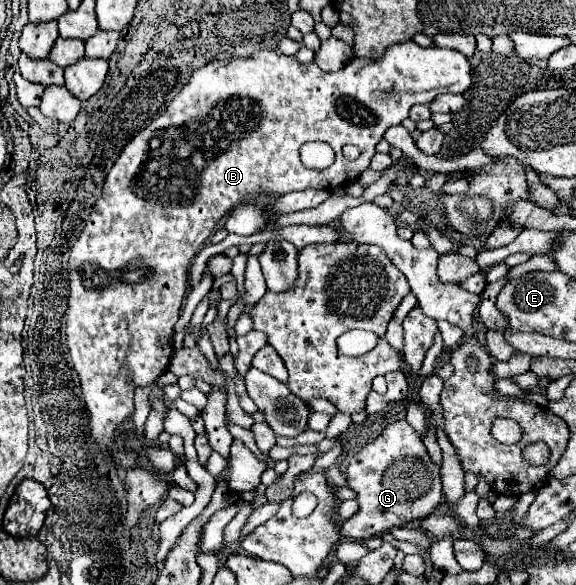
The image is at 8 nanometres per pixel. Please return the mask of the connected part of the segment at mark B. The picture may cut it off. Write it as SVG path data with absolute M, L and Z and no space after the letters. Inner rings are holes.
M412 40L390 46L384 52L384 56L378 58L378 60L354 58L350 64L346 64L342 70L337 72L324 72L314 62L302 64L294 56L284 56L284 54L274 52L274 50L262 50L262 52L254 52L252 56L234 58L234 60L226 60L226 62L214 60L214 62L194 70L190 74L188 82L182 86L182 90L174 96L174 100L170 104L166 104L166 110L162 110L158 114L158 118L154 118L146 128L142 128L122 148L118 160L114 162L112 170L106 176L106 184L102 188L102 196L96 200L96 204L94 204L94 208L90 212L90 218L86 220L86 226L80 232L80 236L78 236L74 248L72 248L72 256L70 256L70 262L68 262L70 296L68 296L68 310L66 310L66 342L68 342L68 350L70 350L70 358L72 358L74 370L78 372L78 378L80 378L80 384L82 384L82 394L84 394L84 400L86 400L86 408L90 412L90 434L96 440L96 444L100 446L100 450L102 452L110 450L112 440L114 440L114 430L118 428L118 424L124 418L128 418L134 412L134 388L138 388L138 386L144 388L144 386L154 384L156 378L168 368L170 356L172 356L172 350L174 350L172 348L172 332L174 332L174 324L176 324L176 320L180 316L180 306L182 306L182 300L184 300L184 294L186 294L186 286L188 286L188 276L186 274L190 270L190 262L198 254L198 250L204 246L204 242L210 238L210 234L218 228L222 218L230 212L230 208L236 208L240 204L246 204L250 200L254 202L254 200L260 200L260 198L266 200L266 202L272 202L272 200L276 200L276 198L280 198L280 196L284 196L284 194L288 194L292 190L326 188L328 192L336 192L342 184L358 180L358 176L368 168L370 158L374 156L374 146L384 138L384 132L388 128L392 128L392 126L400 124L404 118L408 118L408 110L410 110L412 104L428 104L438 94L446 94L446 92L462 94L462 92L466 92L470 88L470 84L472 84L470 62L468 62L468 58L464 54L460 54L456 50L444 50L444 48L438 48L438 46L422 48L416 42L412 42ZM310 140L322 140L322 142L328 142L334 148L336 162L330 168L318 172L318 170L308 170L308 168L302 166L298 148L304 142L310 142ZM344 144L358 146L362 154L356 160L342 158L342 146Z

